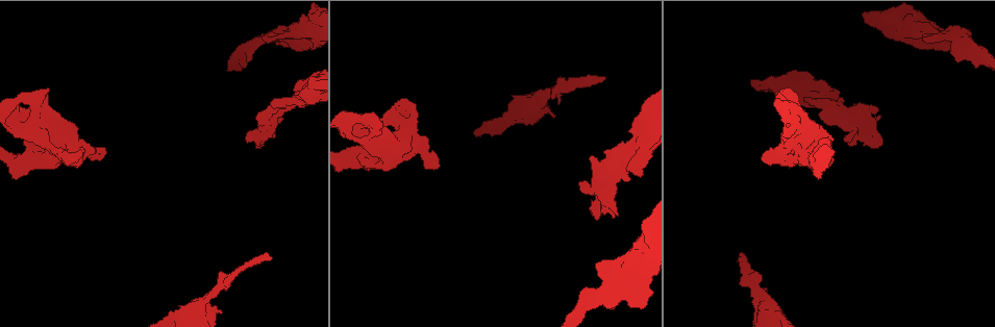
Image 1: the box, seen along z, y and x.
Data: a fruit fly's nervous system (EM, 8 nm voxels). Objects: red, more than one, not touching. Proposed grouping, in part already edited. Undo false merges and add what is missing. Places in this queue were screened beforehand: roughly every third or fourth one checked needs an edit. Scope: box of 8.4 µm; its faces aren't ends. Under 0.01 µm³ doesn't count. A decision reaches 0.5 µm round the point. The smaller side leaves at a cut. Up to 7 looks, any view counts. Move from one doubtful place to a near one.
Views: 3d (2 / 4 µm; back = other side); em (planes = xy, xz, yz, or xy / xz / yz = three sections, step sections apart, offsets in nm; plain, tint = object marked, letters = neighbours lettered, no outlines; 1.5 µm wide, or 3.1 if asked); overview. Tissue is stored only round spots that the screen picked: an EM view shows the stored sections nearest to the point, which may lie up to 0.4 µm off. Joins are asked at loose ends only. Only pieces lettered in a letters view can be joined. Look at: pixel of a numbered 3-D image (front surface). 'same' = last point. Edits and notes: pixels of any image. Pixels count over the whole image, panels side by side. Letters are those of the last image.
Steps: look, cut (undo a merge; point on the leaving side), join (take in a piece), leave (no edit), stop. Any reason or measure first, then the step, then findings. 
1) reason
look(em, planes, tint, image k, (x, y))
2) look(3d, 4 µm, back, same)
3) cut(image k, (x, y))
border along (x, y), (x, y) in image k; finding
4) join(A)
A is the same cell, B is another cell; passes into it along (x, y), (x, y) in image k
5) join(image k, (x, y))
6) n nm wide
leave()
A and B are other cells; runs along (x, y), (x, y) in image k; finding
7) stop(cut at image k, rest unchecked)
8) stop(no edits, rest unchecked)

branch stops here
look(em, planes, letters, image 1, (603, 76))

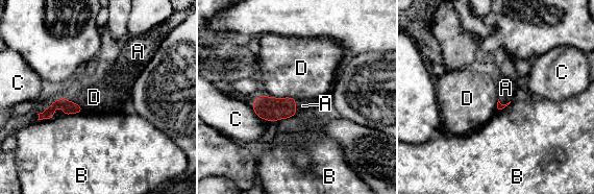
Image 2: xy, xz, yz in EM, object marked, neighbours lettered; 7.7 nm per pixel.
join(A)
A is the same cell, B, C and D are other cells; passes into it along (270, 108), (294, 106), (302, 105) in image 2; the neuron continues

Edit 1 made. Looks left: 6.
branch stops here
look(3d, 2 µm, image 1, (431, 167))

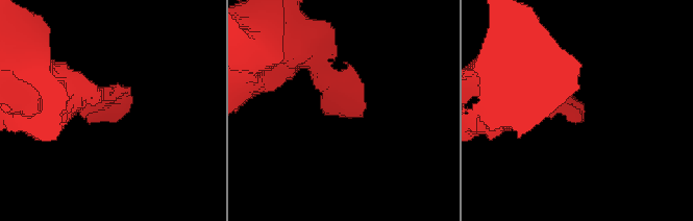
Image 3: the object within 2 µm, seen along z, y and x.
now the EM
look(em, planes, plain, image 3, (581, 119))

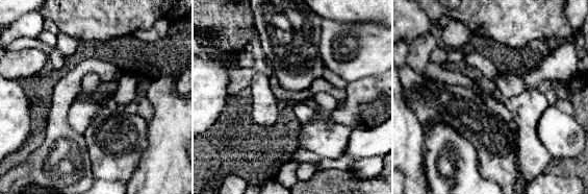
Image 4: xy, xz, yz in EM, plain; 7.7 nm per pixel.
what lies round it
look(em, planes, letters, same)

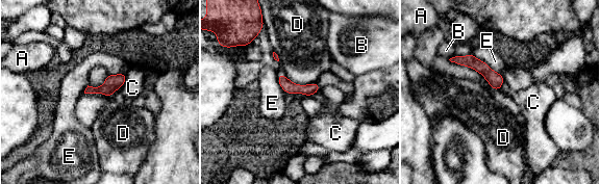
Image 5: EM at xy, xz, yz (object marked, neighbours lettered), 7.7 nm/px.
leave()
A, B, C, D and E are other cells; runs along (454, 59), (481, 67), (498, 85) in image 5; no lettered piece goes on from it

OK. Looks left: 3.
branch stops here
look(em, xy, step 8, letters, image 1, (44, 89))

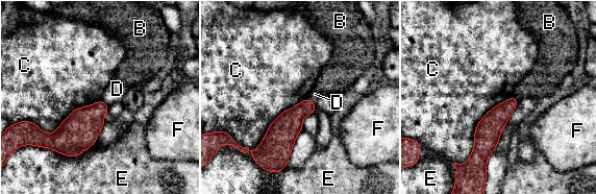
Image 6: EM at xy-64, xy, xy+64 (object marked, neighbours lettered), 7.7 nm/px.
cut it another way
look(em, planes, letters, same)

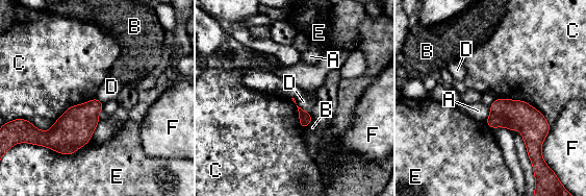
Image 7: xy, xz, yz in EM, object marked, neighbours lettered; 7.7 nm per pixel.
leave()
A, B, C, D, E and F are other cells; border along (294, 98), (295, 102), (309, 114) in image 7; no lettered piece goes on from it

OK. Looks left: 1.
stop(join at image 2, rest unchecked)

